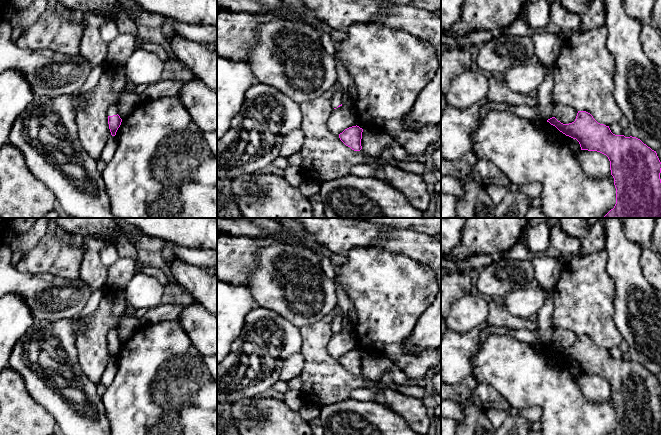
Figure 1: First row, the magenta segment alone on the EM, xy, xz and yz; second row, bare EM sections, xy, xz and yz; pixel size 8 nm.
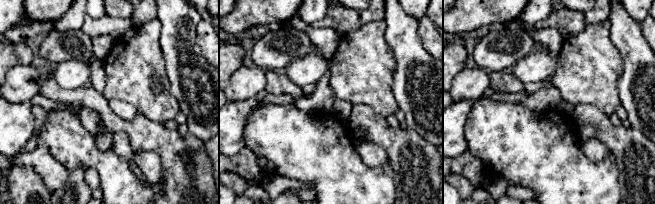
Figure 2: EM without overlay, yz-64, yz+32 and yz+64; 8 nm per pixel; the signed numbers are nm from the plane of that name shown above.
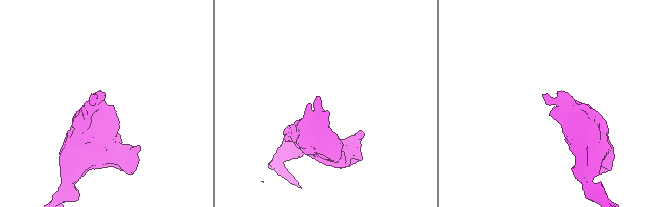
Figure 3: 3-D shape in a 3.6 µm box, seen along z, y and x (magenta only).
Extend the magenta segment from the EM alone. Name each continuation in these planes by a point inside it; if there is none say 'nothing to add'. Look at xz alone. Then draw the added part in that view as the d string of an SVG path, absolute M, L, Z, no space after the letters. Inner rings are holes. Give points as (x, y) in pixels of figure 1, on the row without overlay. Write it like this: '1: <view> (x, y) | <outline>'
1: xz (336, 324) | M335 309L333 311L334 316L331 322L331 328L334 332L337 332L339 329L342 328L342 313L339 309Z

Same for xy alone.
1: xy (113, 334) | M112 328L107 335L108 340L113 340L118 338L118 331L116 328Z

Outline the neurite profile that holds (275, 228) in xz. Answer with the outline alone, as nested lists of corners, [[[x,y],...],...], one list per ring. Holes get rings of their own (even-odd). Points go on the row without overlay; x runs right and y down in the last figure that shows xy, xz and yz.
[[[234,218],[249,221],[267,232],[267,237],[280,237],[285,244],[298,245],[315,252],[323,247],[316,236],[306,232],[305,238],[300,239],[297,235],[290,233],[281,220],[276,218]]]

